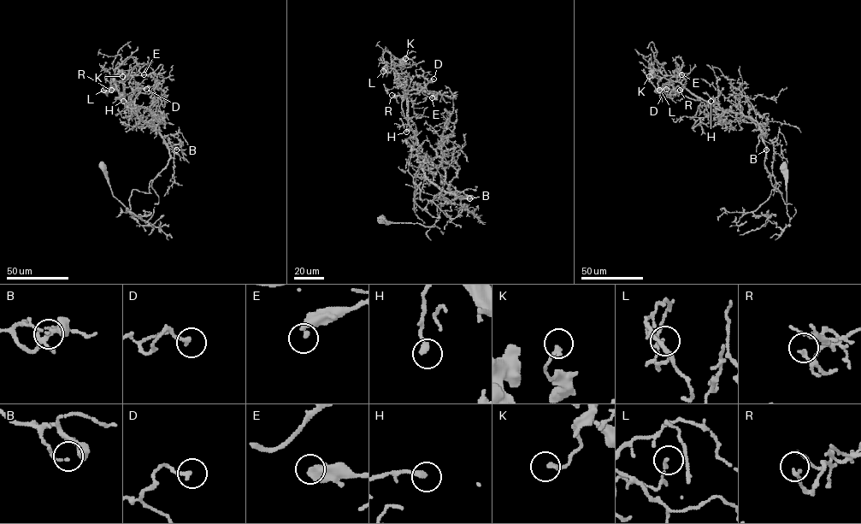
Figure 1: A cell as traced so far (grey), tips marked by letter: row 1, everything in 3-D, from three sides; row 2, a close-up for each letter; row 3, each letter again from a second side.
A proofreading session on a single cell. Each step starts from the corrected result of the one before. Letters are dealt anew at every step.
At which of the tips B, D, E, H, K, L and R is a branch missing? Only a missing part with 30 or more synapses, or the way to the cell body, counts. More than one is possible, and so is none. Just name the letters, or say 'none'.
none

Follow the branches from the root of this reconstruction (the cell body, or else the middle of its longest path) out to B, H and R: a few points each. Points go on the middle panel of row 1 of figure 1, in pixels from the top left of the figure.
B: (382, 219), (392, 222), (436, 226), (443, 233), (449, 218), (441, 205), (458, 197), (469, 198)
H: (382, 219), (436, 226), (443, 233), (449, 218), (441, 205), (462, 197), (430, 181), (407, 124), (406, 132)
R: (382, 219), (436, 226), (443, 233), (449, 218), (441, 205), (462, 197), (427, 177), (403, 97), (392, 95)

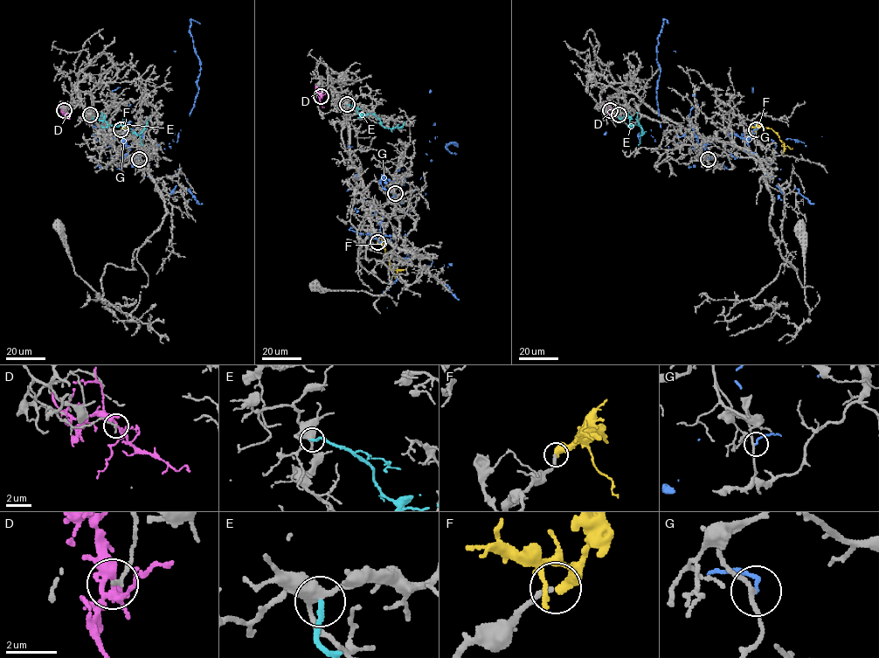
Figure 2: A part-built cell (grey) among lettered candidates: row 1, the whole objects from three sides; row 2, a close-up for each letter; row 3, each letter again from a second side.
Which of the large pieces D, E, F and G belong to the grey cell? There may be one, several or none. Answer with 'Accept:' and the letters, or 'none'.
Accept: F

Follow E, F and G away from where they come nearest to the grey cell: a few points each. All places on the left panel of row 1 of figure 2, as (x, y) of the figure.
E: (90, 114), (93, 118), (104, 117), (108, 124), (125, 125), (137, 135), (143, 129), (148, 118)
F: (121, 129), (127, 126), (130, 128), (133, 141), (150, 154)
G: (138, 159), (123, 141), (128, 128), (169, 146), (193, 107), (199, 58), (189, 30), (191, 19), (200, 23)

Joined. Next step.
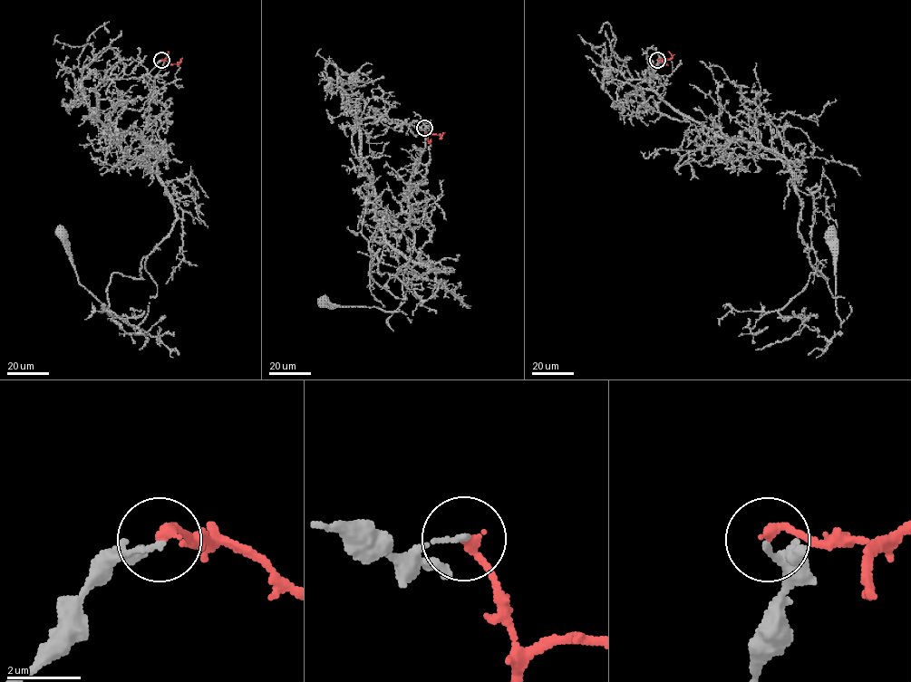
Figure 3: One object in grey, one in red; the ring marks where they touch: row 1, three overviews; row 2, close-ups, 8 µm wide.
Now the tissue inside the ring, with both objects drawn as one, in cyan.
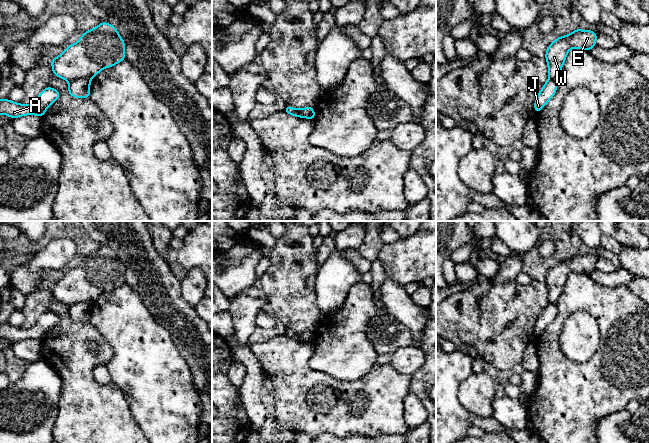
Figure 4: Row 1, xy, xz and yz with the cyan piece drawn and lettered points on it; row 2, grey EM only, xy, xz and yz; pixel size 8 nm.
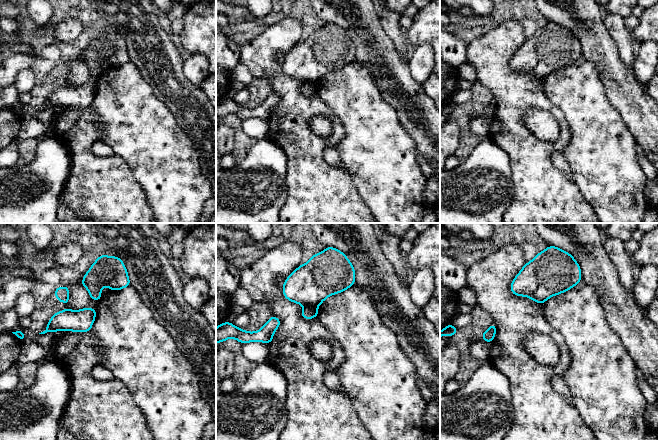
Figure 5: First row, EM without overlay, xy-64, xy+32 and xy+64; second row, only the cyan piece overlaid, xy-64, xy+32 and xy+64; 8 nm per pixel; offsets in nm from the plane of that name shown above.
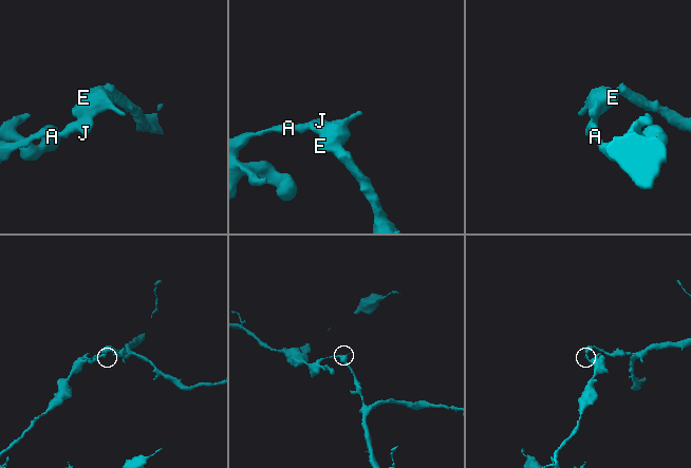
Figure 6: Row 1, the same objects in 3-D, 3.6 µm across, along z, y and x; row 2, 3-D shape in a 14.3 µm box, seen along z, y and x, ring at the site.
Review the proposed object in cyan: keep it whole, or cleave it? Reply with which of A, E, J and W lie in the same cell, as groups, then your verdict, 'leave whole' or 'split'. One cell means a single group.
groups A J / E W; split

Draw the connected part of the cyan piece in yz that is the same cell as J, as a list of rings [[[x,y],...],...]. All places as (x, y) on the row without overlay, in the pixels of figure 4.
[[[548,303],[540,316],[534,327],[534,335],[538,337],[546,327],[554,320],[557,315],[556,304]]]

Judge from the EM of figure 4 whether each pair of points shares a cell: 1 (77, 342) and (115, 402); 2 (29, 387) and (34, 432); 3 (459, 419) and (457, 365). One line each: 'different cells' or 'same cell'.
1: same cell
2: same cell
3: same cell

